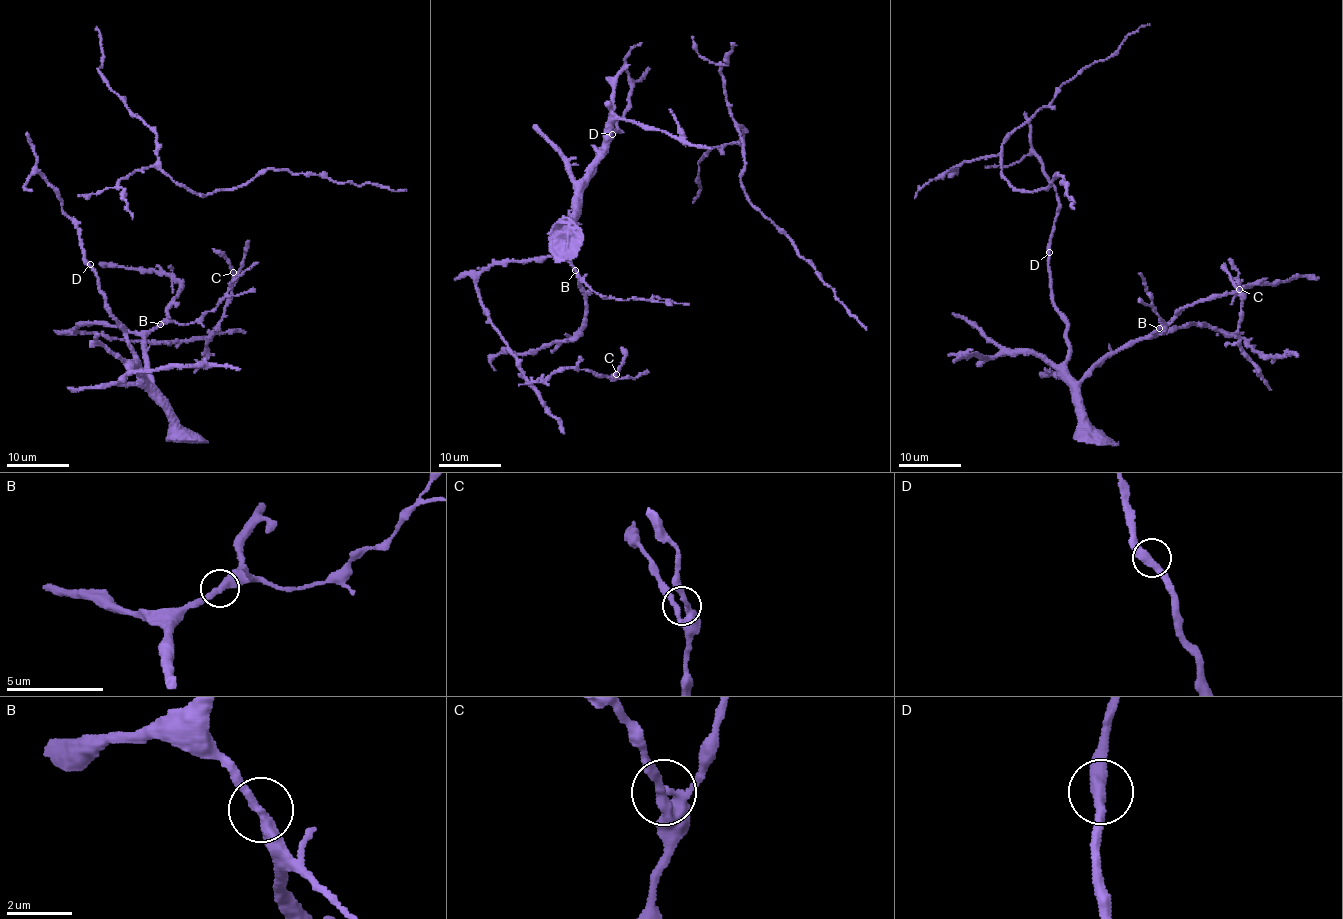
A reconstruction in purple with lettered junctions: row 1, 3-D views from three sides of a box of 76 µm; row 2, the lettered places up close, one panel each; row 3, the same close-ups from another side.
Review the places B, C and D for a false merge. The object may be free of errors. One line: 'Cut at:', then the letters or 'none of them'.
Cut at: none of them

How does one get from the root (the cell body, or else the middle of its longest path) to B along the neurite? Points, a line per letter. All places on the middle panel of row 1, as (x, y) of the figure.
B: (610, 133), (610, 139), (598, 148), (592, 173), (581, 186), (576, 200), (565, 252), (567, 262), (576, 270)

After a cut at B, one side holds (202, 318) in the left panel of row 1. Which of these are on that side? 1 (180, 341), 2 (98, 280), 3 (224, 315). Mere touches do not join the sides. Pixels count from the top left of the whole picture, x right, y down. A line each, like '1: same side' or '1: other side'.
1: other side
2: other side
3: other side

